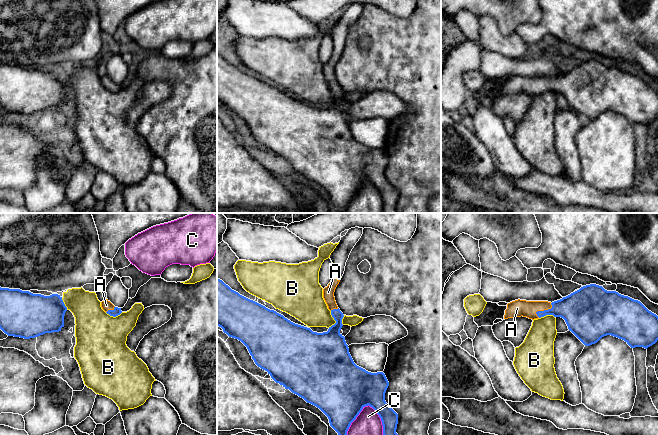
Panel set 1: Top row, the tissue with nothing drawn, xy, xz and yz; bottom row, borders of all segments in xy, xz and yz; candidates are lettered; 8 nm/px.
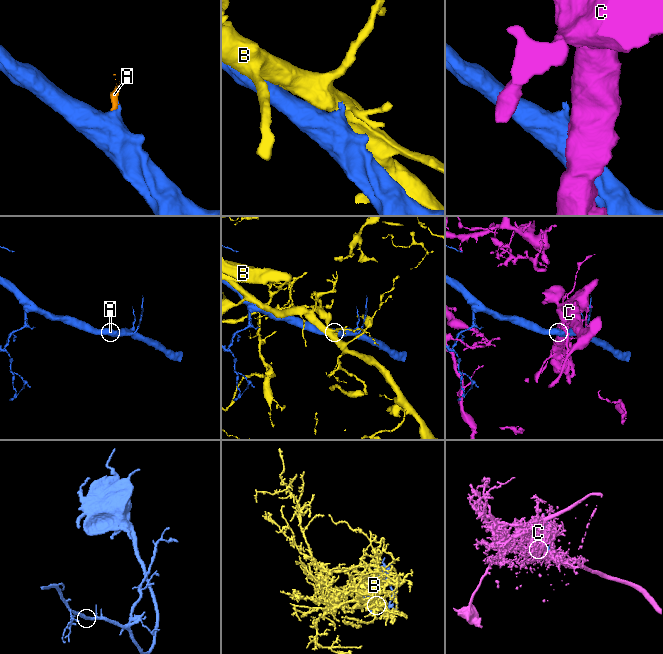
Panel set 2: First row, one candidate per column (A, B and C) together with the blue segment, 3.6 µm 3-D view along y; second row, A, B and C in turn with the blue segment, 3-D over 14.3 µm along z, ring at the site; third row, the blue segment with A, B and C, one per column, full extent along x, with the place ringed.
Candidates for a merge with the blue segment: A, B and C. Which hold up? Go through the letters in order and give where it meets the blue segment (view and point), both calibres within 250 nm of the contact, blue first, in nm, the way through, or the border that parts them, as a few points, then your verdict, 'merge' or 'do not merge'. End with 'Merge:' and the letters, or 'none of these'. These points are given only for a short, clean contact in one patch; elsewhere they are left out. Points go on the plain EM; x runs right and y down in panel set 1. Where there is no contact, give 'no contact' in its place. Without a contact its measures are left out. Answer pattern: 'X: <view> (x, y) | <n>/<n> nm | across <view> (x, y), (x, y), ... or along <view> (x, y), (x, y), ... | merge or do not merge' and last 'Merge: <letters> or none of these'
A: yz (544, 86) | 240/140 nm | across yz (575, 85), (544, 86), (517, 84) | merge
B: xz (334, 95) | 280/280 nm | do not merge
C: xz (359, 188) | 460/280 nm | do not merge
Merge: A

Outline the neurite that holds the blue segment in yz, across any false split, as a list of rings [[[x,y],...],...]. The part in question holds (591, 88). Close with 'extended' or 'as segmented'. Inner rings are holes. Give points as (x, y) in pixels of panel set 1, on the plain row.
[[[590,60],[554,78],[515,76],[506,82],[487,78],[483,88],[474,93],[474,98],[481,102],[493,102],[496,95],[527,93],[538,95],[546,91],[561,93],[571,107],[585,122],[597,119],[602,113],[611,111],[624,116],[631,124],[648,123],[658,116],[658,92],[649,87],[640,77],[607,67],[602,62]]]; extended

